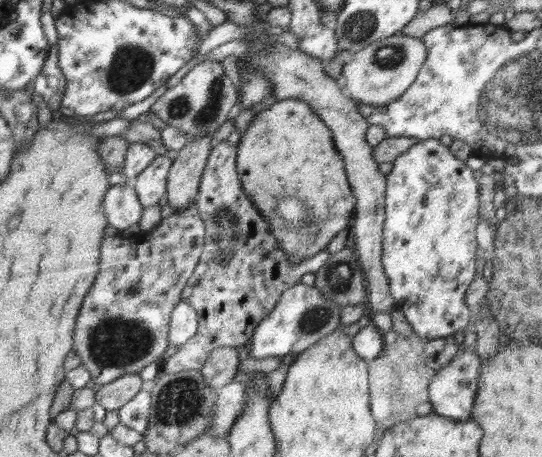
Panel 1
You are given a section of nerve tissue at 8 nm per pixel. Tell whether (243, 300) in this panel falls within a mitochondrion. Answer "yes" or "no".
no

